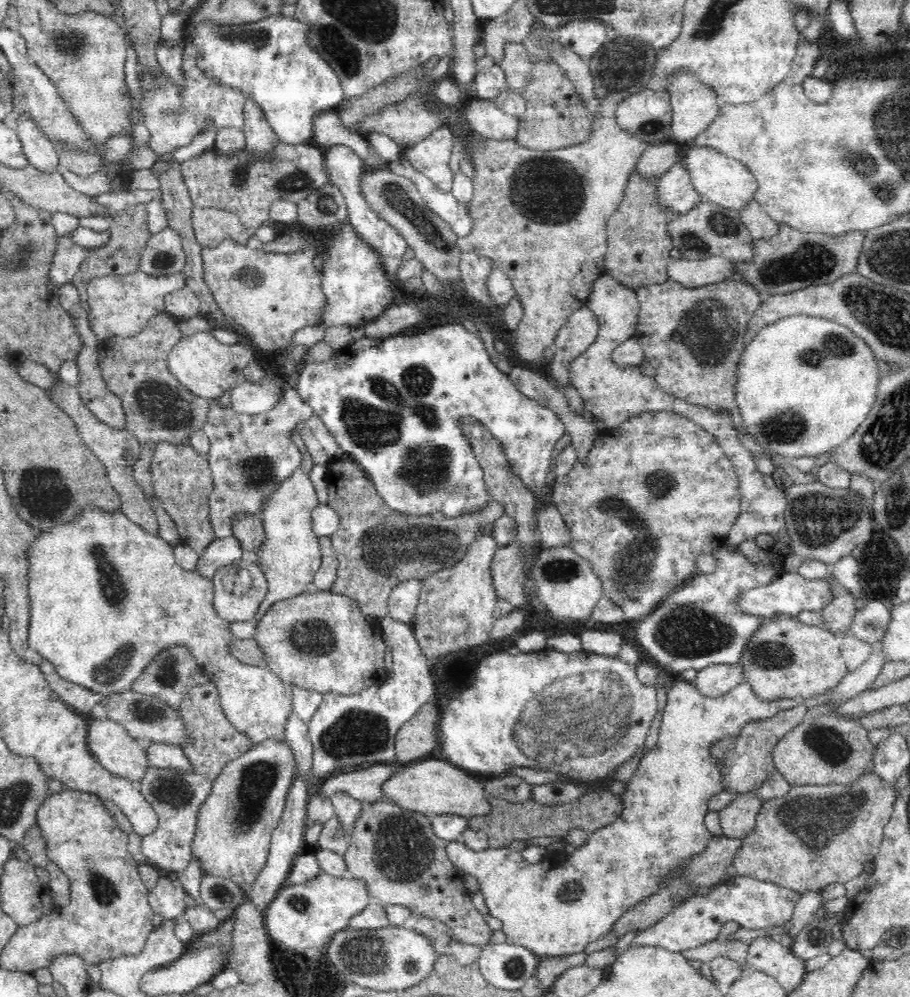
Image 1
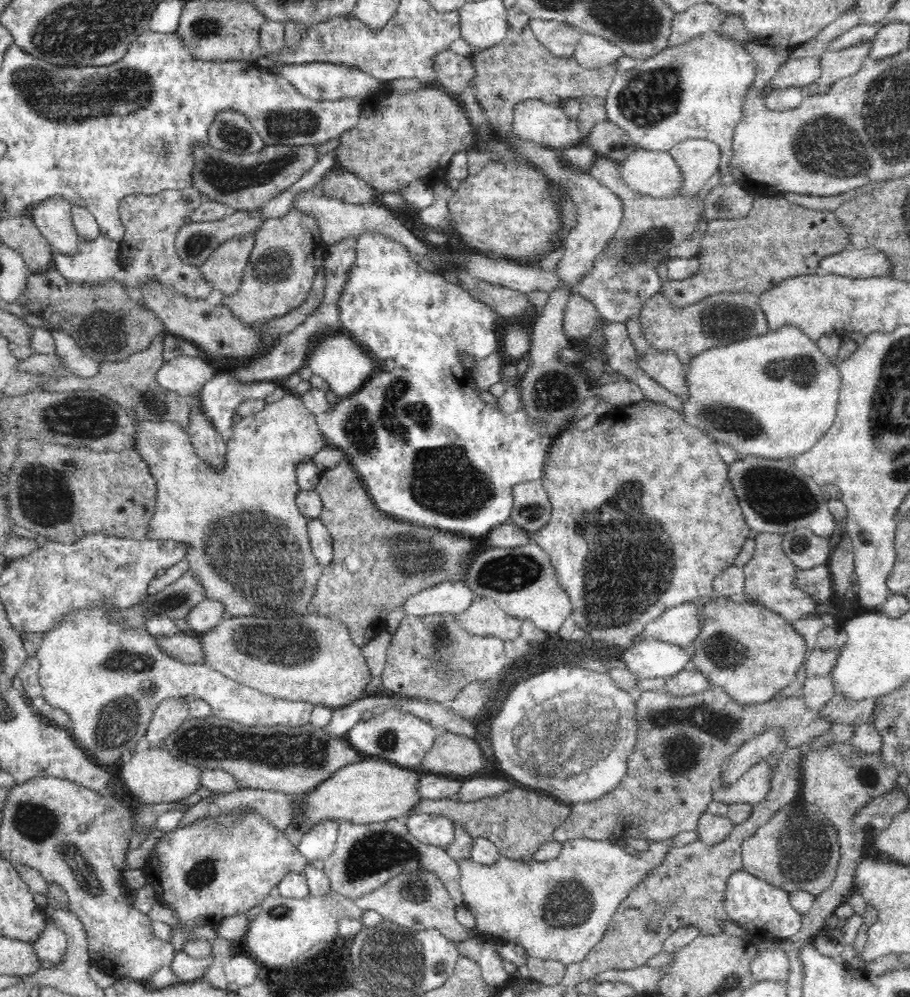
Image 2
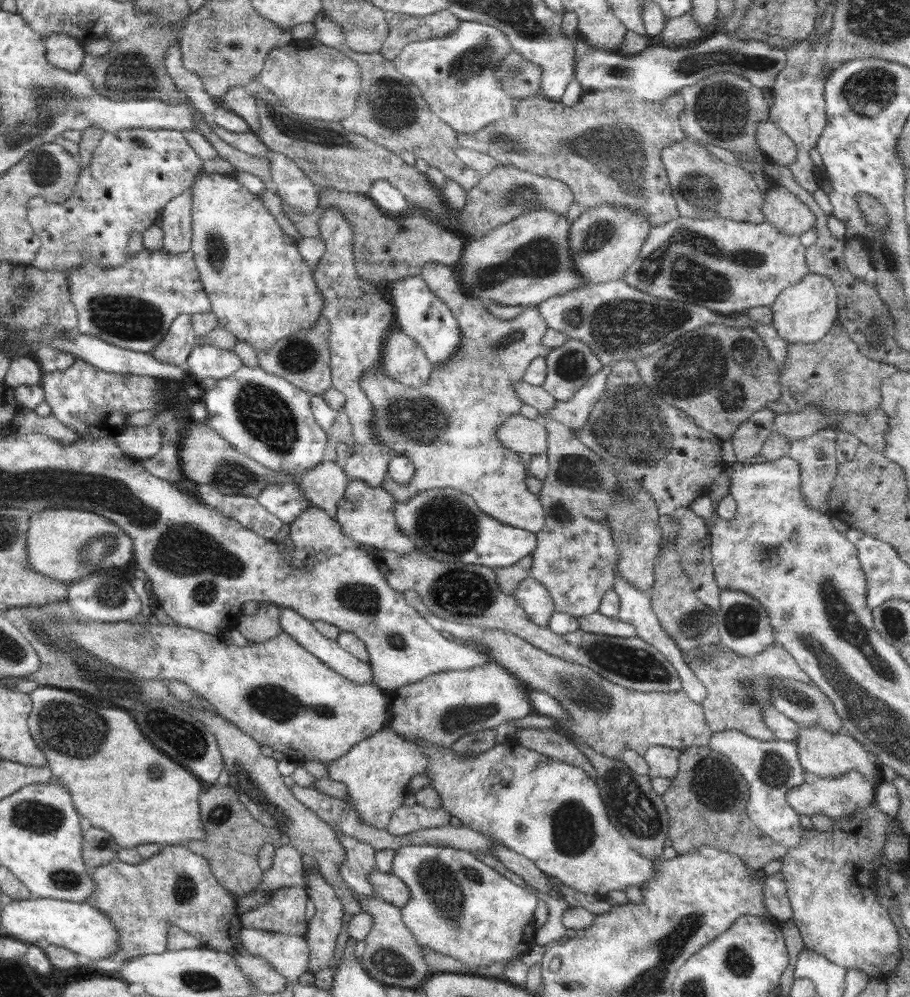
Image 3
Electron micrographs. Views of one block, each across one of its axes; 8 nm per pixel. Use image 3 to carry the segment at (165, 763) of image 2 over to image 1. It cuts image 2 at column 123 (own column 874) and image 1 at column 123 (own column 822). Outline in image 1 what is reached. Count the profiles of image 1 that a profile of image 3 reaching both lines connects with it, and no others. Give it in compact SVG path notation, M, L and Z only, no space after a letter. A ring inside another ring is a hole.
M89 720L88 747L93 758L102 764L103 768L112 774L129 778L132 782L140 782L151 768L145 744L139 739L132 738L128 732L114 720Z

